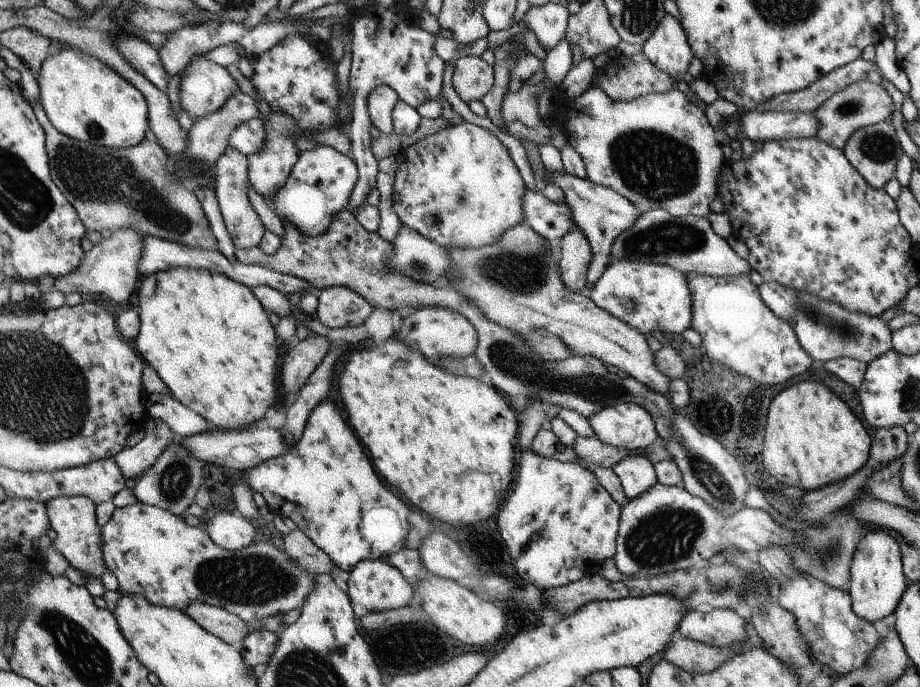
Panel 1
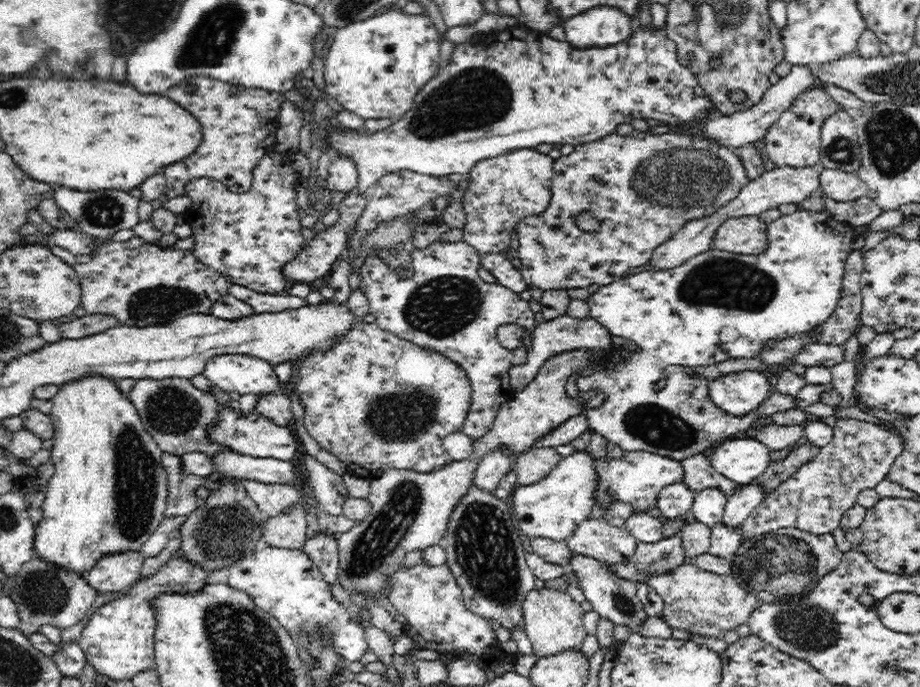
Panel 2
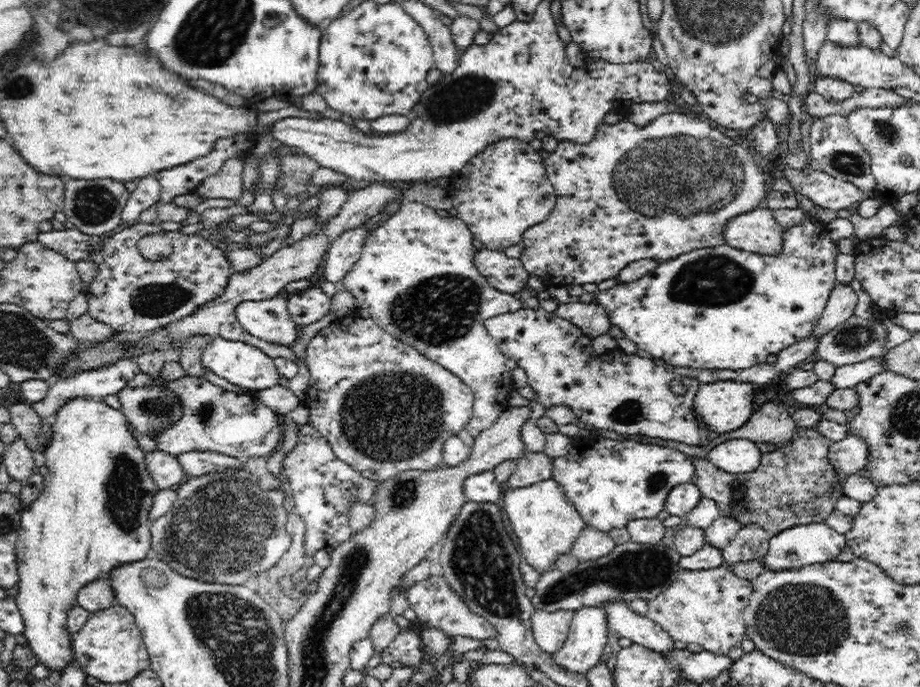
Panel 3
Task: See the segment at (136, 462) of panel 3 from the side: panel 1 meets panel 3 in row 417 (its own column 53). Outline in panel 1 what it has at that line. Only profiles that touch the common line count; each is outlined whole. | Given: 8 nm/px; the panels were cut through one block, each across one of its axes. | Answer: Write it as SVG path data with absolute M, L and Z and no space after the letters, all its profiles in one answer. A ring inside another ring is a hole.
M62 48L47 57L36 80L46 118L68 138L113 149L130 148L144 140L150 117L146 96L100 59Z

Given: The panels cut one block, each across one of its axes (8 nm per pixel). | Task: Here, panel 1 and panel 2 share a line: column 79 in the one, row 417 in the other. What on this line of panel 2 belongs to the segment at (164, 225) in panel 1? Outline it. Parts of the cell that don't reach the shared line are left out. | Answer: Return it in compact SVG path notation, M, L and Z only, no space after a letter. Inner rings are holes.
M141 378L126 395L138 410L147 433L163 452L180 457L192 452L202 452L207 455L216 452L230 452L230 448L211 442L206 435L207 430L217 423L217 410L220 404L207 391L194 387L190 379Z

